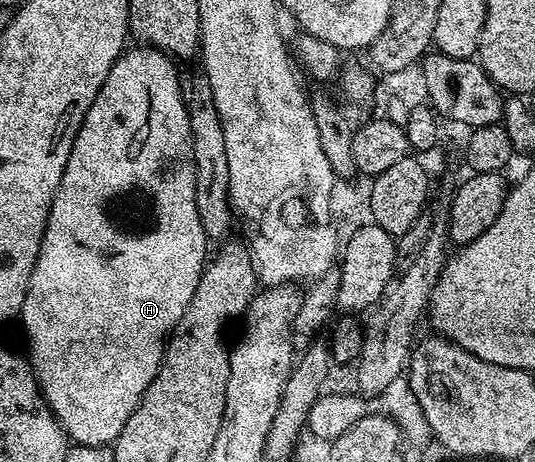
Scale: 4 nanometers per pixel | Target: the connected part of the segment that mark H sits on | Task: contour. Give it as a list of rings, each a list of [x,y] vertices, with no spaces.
[[[129,48],[121,53],[120,58],[112,64],[110,75],[106,75],[106,83],[102,83],[94,103],[90,103],[90,111],[86,111],[82,119],[82,127],[74,139],[70,159],[66,159],[66,171],[62,171],[62,183],[58,183],[58,191],[52,200],[40,254],[34,263],[26,299],[22,303],[18,318],[19,324],[24,324],[24,337],[28,340],[26,357],[32,366],[32,372],[36,374],[36,382],[40,385],[44,402],[51,407],[58,423],[68,434],[69,442],[78,445],[111,446],[122,427],[126,427],[126,419],[134,415],[144,392],[158,375],[164,358],[164,346],[172,330],[182,319],[190,299],[194,299],[194,291],[198,287],[206,258],[209,256],[210,242],[202,231],[202,219],[198,219],[198,203],[194,203],[196,164],[192,154],[188,106],[182,93],[180,97],[177,62],[160,49],[136,48],[140,49]]]

